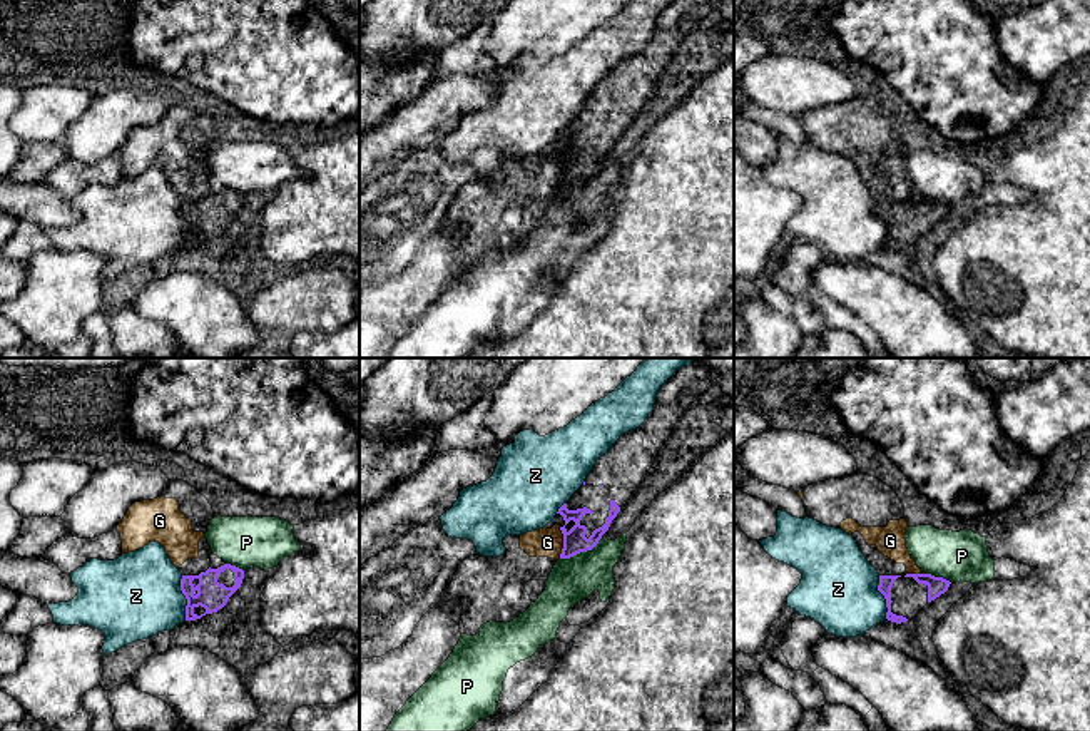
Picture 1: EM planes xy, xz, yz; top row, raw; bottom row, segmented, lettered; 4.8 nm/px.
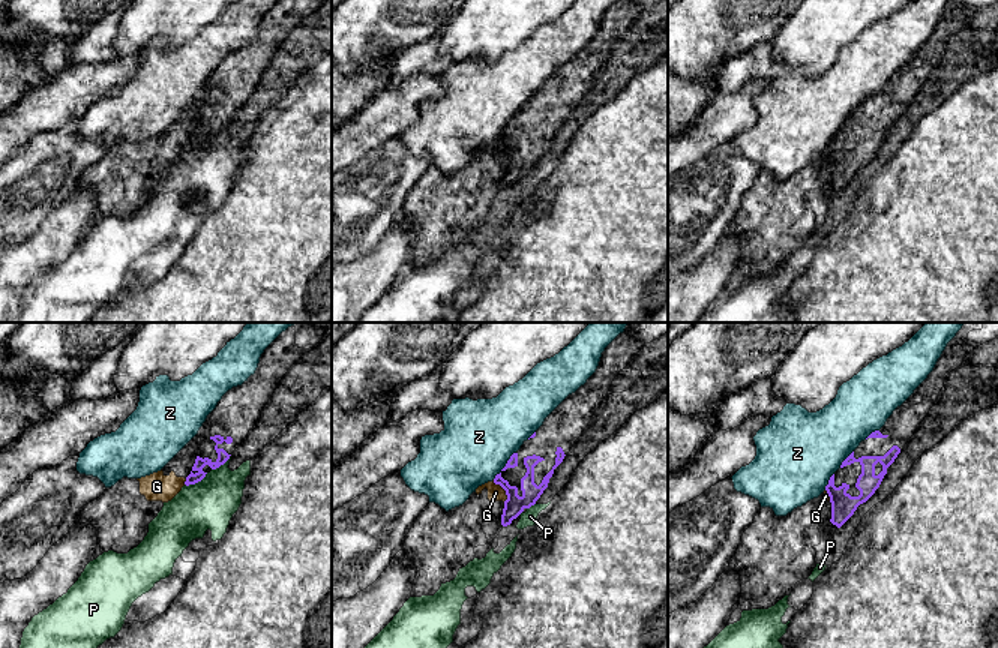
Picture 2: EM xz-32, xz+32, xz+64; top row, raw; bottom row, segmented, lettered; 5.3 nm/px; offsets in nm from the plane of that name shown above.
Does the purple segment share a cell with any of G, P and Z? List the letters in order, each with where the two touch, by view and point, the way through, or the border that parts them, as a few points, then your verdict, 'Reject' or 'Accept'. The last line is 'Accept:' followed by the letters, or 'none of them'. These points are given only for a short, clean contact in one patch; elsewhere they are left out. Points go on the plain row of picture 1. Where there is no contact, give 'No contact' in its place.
G: Touches purple at xz (564, 168). Boundary: xz (559, 153), (562, 159), (560, 183). Reject
P: Touches purple at xz (584, 176). Reject
Z: Touches purple at xy (186, 223). Reject
Accept: none of them

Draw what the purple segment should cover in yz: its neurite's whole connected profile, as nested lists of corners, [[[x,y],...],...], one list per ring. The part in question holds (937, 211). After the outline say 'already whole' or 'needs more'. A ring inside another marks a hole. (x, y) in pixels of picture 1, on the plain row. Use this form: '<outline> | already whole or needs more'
[[[931,199],[879,201],[878,216],[886,224],[886,244],[896,249],[906,248],[945,219],[950,209]]] | needs more

